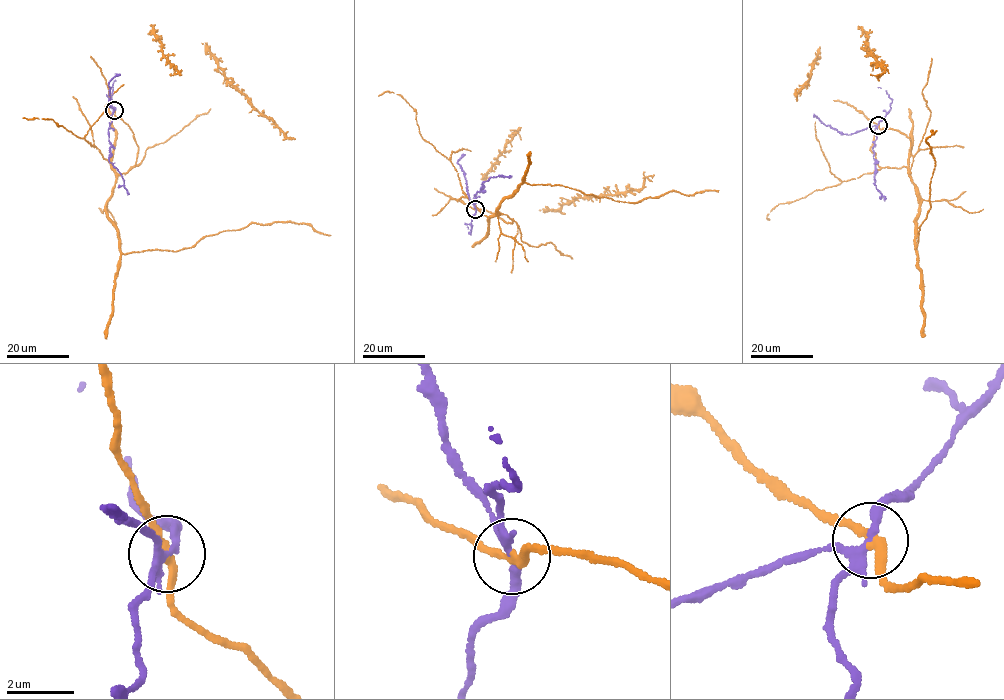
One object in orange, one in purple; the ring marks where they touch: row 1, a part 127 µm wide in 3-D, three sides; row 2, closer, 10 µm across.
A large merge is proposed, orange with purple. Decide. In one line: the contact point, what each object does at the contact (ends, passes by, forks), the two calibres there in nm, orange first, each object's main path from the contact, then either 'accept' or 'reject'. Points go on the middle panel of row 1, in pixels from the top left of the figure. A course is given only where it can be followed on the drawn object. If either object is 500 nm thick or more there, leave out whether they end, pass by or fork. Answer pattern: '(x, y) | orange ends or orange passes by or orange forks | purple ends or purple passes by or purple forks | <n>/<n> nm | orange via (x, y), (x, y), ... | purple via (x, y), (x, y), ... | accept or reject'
(475, 209) | orange passes by | purple forks | 220/200 nm | orange via (475, 209), (511, 223), (496, 210), (524, 182), (631, 203), (673, 191), (719, 190) | purple via (475, 209), (474, 195), (480, 191), (483, 182), (491, 177), (510, 175) | reject

